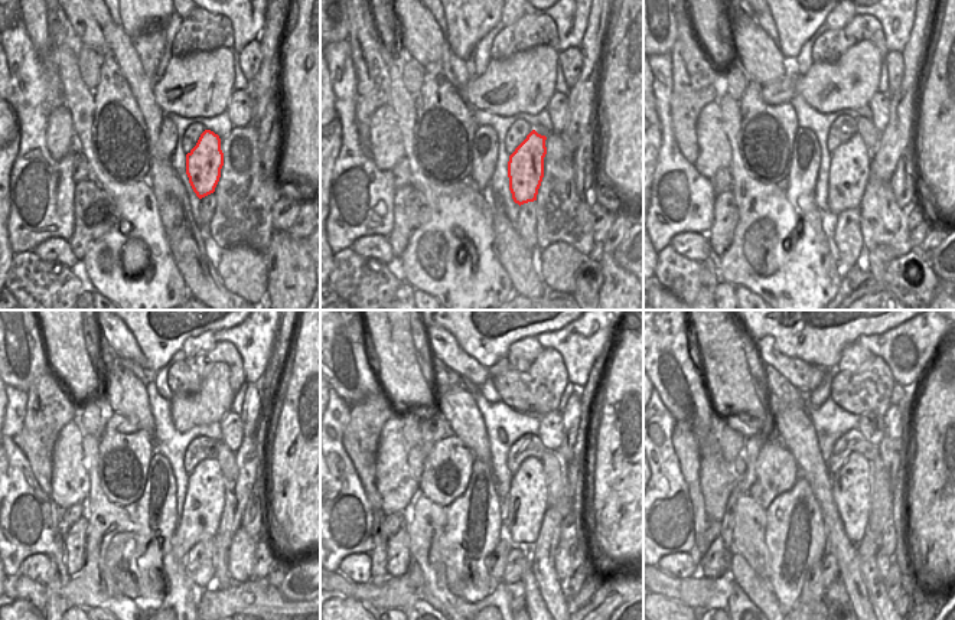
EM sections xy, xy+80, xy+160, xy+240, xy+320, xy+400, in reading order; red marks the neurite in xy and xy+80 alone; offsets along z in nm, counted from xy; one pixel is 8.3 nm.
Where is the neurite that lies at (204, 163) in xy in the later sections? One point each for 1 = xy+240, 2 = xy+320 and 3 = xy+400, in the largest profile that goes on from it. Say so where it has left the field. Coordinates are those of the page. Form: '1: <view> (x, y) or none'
1: xy+240 (205, 493)
2: xy+320 (528, 492)
3: xy+400 (851, 486)

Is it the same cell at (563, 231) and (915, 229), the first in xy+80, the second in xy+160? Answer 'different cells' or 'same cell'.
different cells

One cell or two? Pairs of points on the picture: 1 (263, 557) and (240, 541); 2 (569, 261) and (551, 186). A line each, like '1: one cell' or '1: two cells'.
1: two cells
2: two cells

